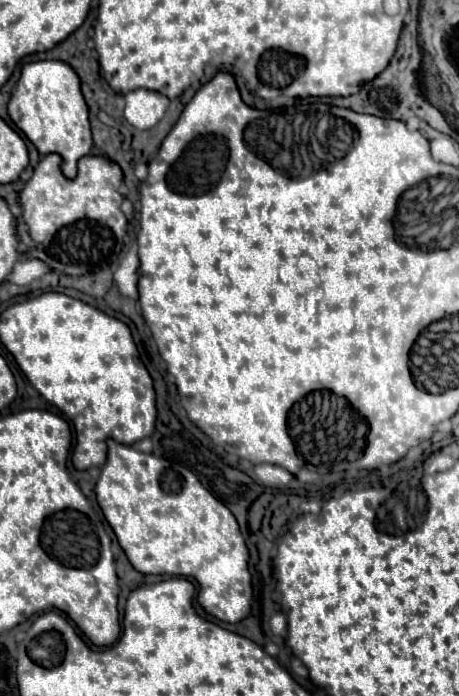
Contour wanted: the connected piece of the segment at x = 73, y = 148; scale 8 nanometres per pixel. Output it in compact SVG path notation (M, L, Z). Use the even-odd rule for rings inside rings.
M35 61L21 69L21 79L9 101L9 117L29 137L41 155L59 153L63 157L63 175L75 179L77 161L91 153L89 107L81 93L81 81L71 65L63 61Z

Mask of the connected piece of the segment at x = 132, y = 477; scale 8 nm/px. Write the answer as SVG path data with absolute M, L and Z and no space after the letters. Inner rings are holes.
M107 441L109 455L95 485L97 501L131 565L141 573L181 575L199 583L199 603L213 617L237 623L251 611L249 549L235 515L185 467Z

